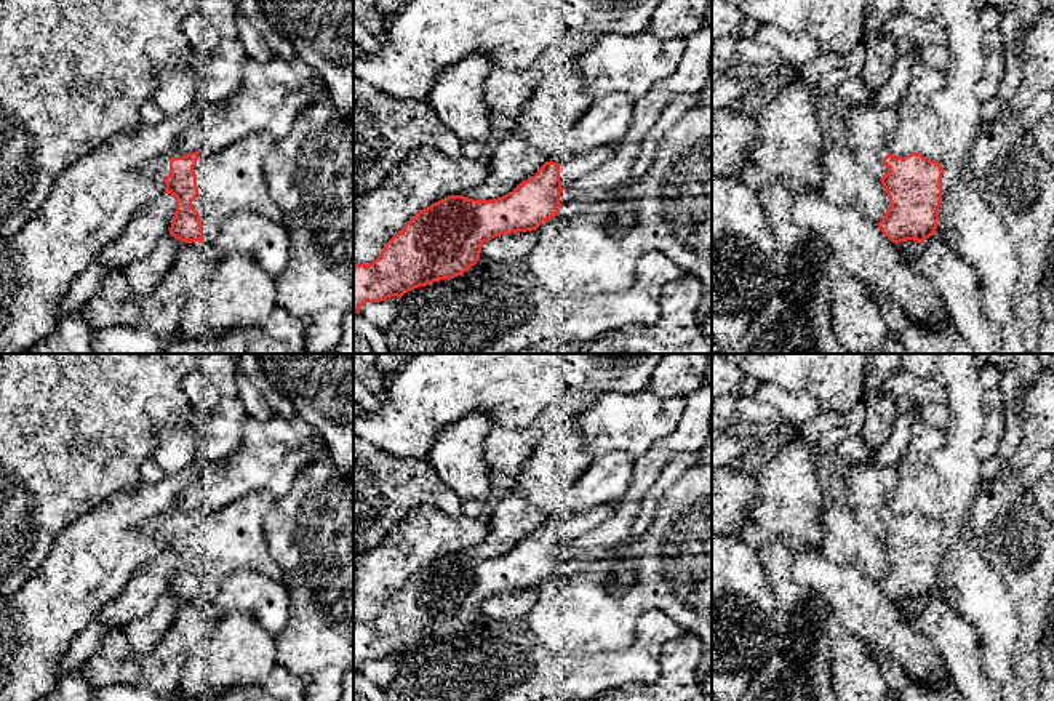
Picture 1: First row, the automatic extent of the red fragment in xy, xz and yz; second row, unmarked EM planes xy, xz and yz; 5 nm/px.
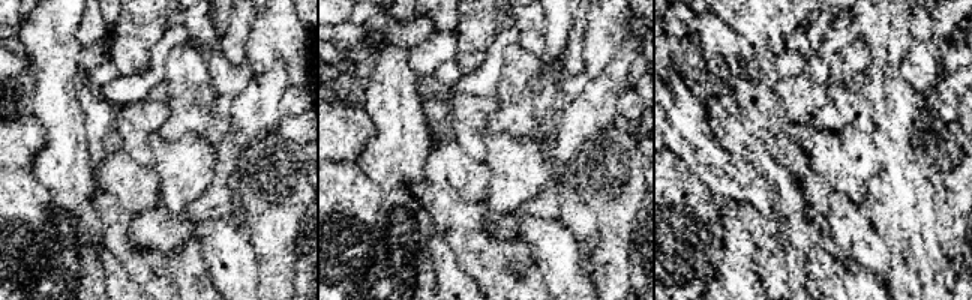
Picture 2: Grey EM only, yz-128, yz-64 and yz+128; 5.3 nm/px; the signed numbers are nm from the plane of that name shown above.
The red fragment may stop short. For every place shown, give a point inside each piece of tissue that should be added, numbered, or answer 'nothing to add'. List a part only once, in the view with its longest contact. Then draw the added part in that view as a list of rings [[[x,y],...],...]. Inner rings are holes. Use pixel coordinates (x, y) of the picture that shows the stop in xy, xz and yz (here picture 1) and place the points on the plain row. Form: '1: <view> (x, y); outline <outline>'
1: xz (571, 527); outline [[[598,506],[581,514],[571,514],[560,520],[560,539],[565,547],[571,539],[577,538],[582,531],[608,520],[616,506]]]

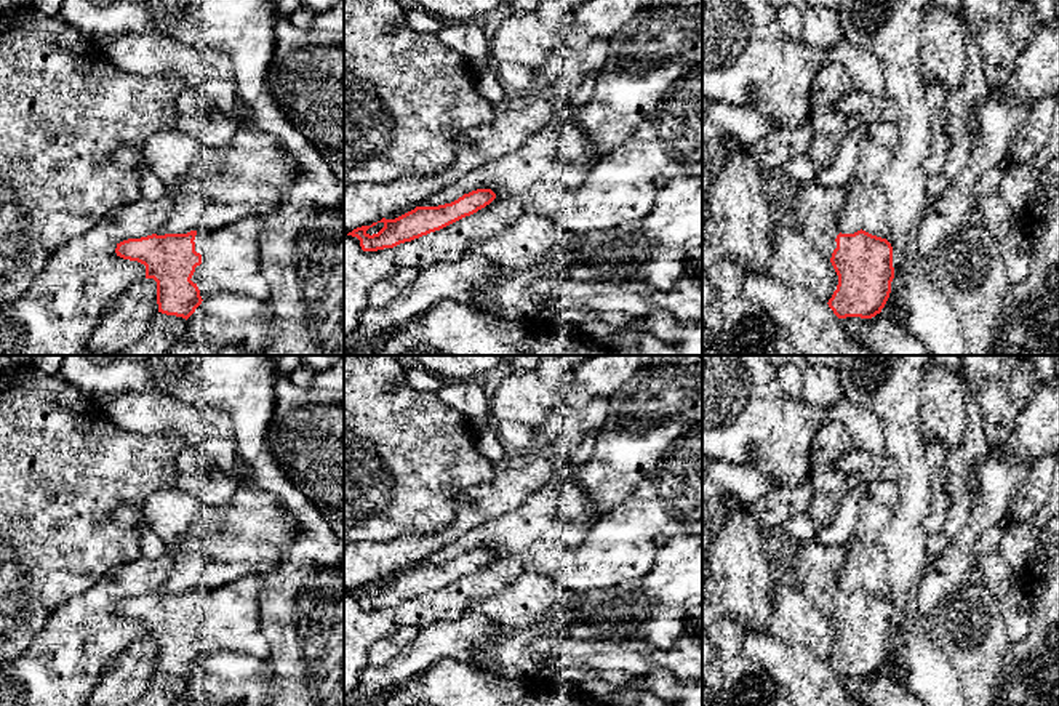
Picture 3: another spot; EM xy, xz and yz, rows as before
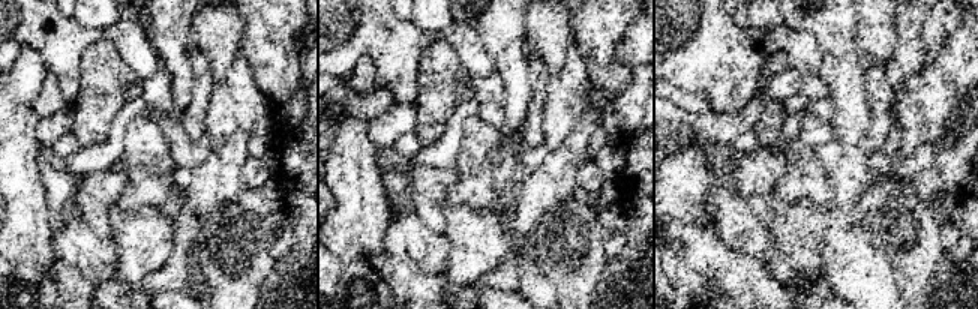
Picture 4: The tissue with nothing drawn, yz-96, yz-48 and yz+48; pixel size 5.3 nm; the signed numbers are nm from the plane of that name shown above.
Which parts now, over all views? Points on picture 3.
1: xy (232, 625); outline [[[248,575],[216,589],[208,589],[195,599],[195,605],[210,608],[210,616],[202,620],[202,658],[232,650],[259,658],[267,658],[270,647],[259,624],[258,592],[262,588],[261,575]]]

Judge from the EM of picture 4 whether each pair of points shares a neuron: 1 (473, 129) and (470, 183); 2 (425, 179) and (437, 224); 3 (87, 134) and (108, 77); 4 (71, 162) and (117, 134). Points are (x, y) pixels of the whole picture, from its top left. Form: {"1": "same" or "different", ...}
{"1": "same", "2": "same", "3": "same", "4": "same"}

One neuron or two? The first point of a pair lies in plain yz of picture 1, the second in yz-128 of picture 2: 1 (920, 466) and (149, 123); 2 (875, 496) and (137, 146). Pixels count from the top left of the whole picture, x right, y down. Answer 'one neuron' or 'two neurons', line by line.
1: two neurons
2: one neuron

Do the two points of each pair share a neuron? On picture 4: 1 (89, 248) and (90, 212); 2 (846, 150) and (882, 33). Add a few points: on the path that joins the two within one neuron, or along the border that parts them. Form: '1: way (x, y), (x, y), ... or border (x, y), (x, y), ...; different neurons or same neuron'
1: border (81, 219), (99, 236), (110, 239); different neurons
2: border (855, 29), (858, 50), (869, 62); different neurons

